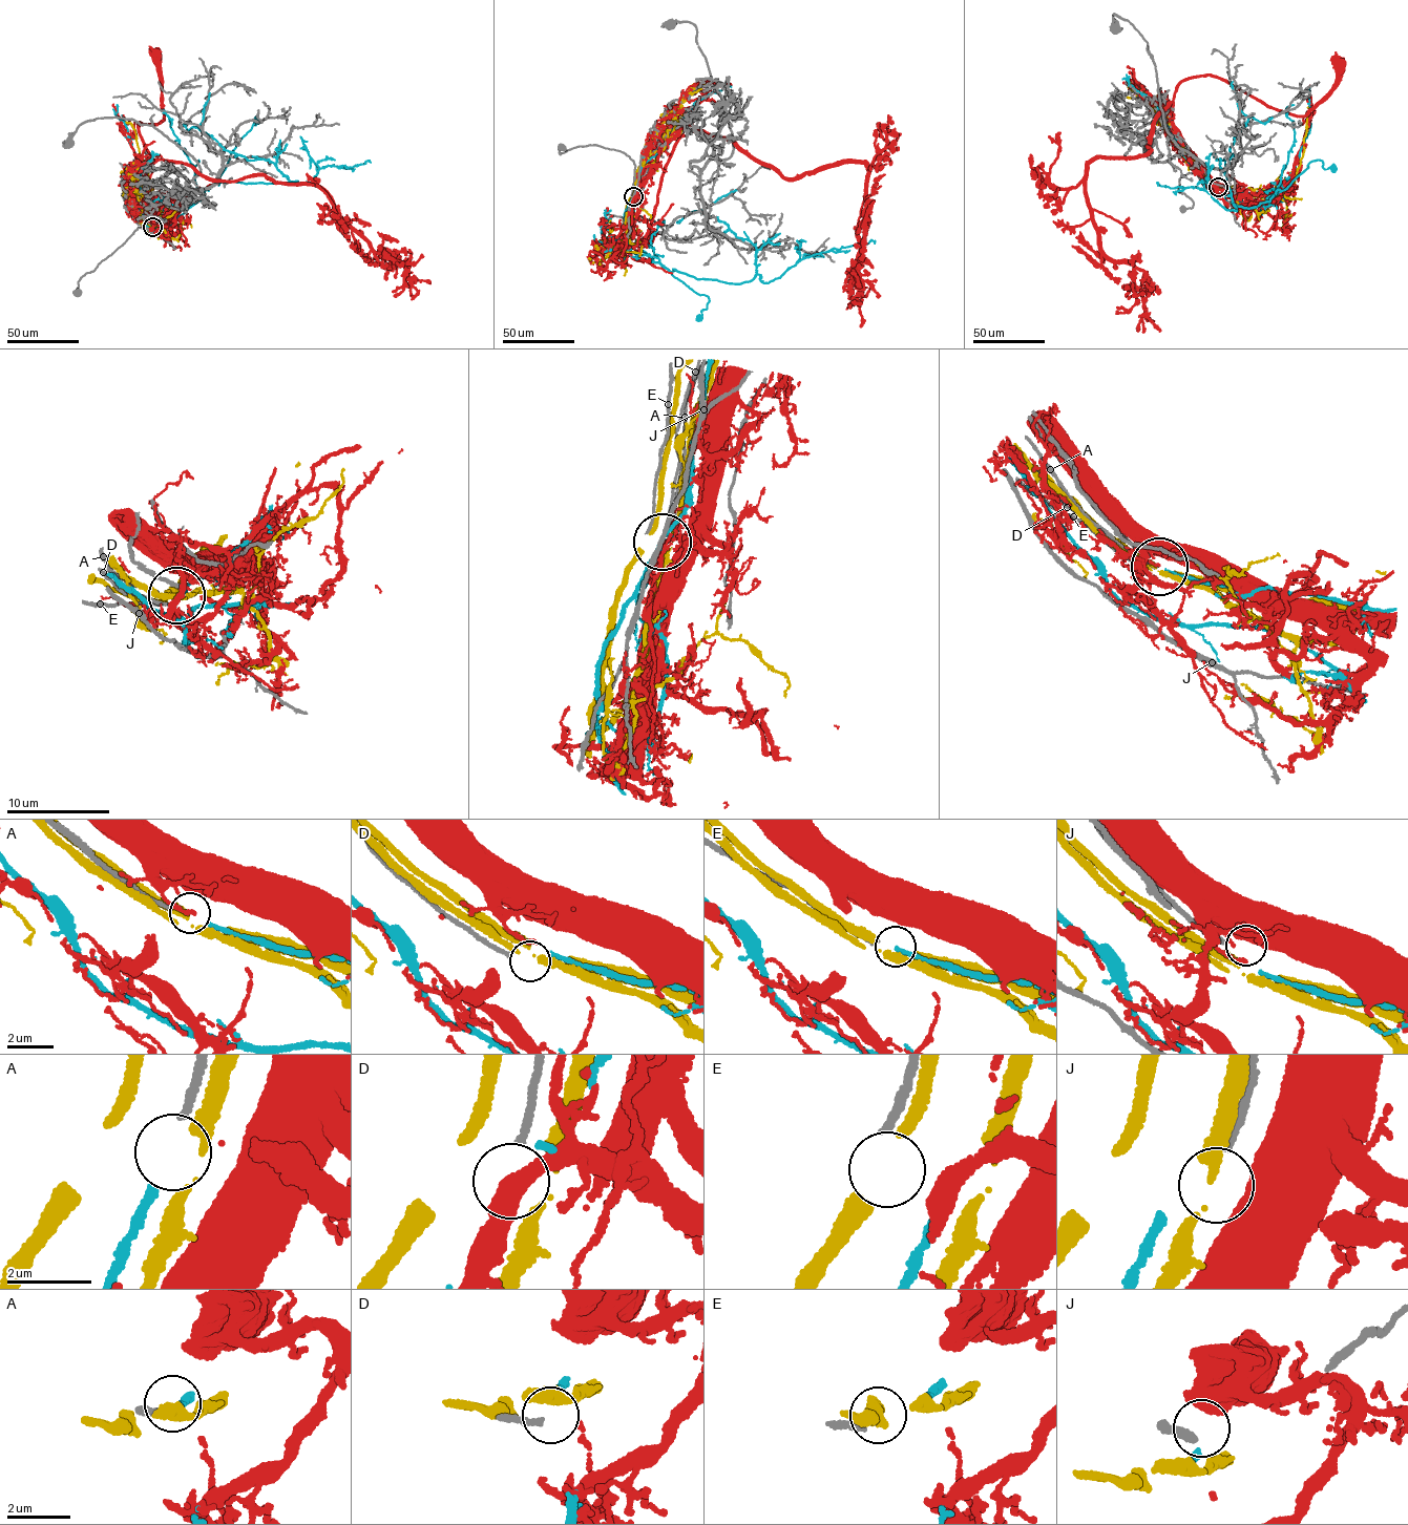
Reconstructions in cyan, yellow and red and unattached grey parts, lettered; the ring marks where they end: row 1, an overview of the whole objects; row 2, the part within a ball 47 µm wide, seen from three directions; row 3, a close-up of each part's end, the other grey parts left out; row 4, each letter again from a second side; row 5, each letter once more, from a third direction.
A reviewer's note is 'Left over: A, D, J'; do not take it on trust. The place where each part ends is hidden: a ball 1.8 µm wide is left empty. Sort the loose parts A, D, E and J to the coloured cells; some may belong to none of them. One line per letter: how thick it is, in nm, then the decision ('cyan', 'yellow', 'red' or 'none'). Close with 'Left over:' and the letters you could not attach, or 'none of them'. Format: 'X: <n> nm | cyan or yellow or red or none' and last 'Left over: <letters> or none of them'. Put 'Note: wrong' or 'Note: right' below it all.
A: 170 nm | cyan
D: 170 nm | none
E: 200 nm | yellow
J: 200 nm | none
Left over: D, J
Note: wrong

